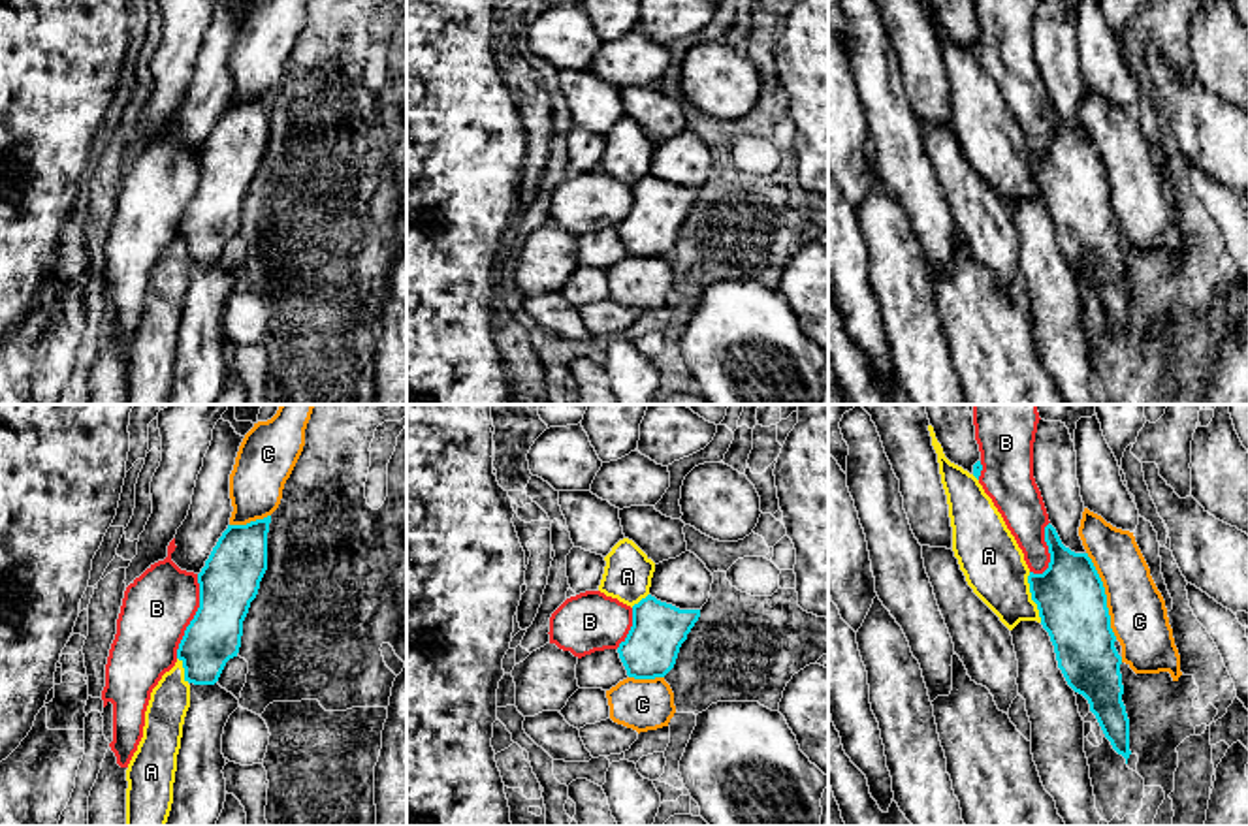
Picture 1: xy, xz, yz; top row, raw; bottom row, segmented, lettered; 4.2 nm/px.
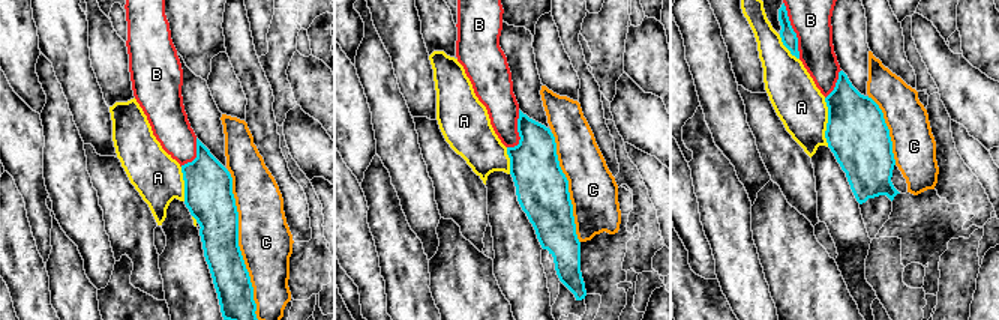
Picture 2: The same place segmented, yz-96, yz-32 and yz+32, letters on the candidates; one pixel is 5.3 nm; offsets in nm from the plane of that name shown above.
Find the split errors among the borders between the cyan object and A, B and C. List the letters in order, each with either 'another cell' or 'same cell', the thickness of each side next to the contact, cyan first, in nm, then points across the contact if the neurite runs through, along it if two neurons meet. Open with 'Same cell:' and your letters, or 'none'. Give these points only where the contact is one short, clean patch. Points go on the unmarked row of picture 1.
Same cell: none
A: another cell | 300/260 nm
B: another cell | 260/300 nm
C: another cell | 300/240 nm

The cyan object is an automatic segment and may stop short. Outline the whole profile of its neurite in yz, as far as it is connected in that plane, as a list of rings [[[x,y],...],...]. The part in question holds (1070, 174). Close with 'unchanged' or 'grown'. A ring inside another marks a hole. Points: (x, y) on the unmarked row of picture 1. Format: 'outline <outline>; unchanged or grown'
outline [[[1050,102],[1045,120],[1050,141],[1043,152],[1030,151],[1032,179],[1067,263],[1088,278],[1105,316],[1128,342],[1131,329],[1122,280],[1122,235],[1114,226],[1103,160],[1088,132],[1065,126]]]; unchanged

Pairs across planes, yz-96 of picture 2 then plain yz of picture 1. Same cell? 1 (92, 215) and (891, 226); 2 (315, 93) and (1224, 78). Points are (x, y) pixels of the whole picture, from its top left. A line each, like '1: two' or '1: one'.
1: two
2: one

